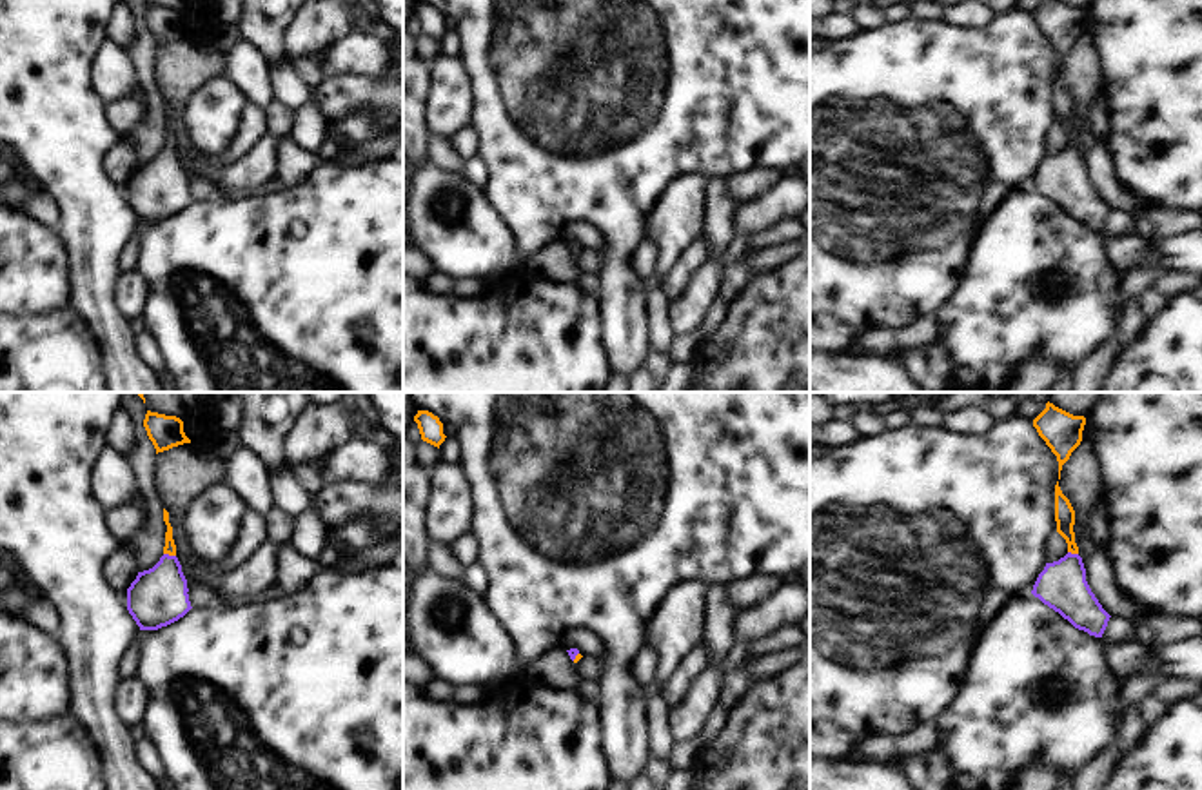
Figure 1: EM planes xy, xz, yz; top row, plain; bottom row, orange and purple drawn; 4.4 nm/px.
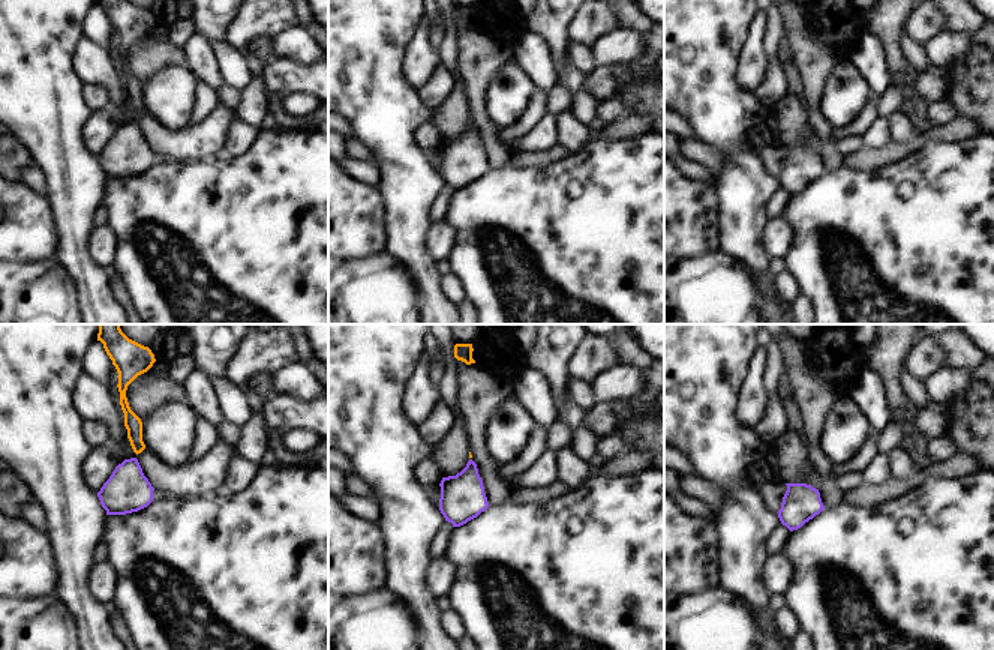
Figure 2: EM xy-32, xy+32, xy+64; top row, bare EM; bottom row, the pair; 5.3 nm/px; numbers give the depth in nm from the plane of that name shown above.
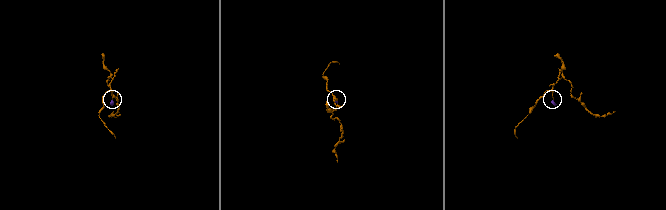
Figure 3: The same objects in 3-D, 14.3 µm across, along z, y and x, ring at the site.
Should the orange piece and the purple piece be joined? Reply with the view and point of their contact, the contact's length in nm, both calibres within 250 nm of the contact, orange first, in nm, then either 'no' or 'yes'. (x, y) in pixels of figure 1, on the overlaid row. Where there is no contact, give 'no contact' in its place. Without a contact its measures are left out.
contact xy (169, 554); length 60 nm; calibres 50 and 260 nm; yes

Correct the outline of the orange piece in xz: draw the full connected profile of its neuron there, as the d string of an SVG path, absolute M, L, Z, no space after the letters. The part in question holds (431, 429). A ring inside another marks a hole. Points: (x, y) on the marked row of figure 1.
M418 410L414 421L418 423L421 439L439 449L439 445L447 438L443 434L443 423L439 421L439 418L429 410Z

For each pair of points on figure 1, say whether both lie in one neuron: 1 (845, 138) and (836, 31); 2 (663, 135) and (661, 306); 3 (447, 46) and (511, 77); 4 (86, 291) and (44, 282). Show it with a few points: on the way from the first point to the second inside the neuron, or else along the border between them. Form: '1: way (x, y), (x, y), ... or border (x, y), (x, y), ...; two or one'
1: border (865, 28), (828, 46); two
2: border (645, 295), (647, 338); two
3: border (453, 29), (460, 39), (458, 57); two
4: border (62, 246), (69, 306); two

